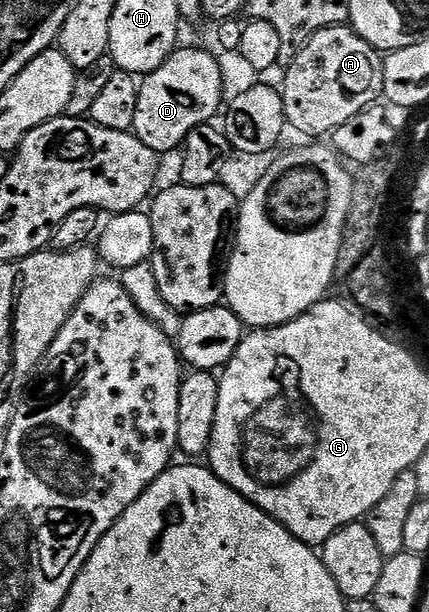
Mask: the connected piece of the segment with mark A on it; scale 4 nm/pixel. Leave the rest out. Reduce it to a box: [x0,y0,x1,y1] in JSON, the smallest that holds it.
[279,26,385,138]

